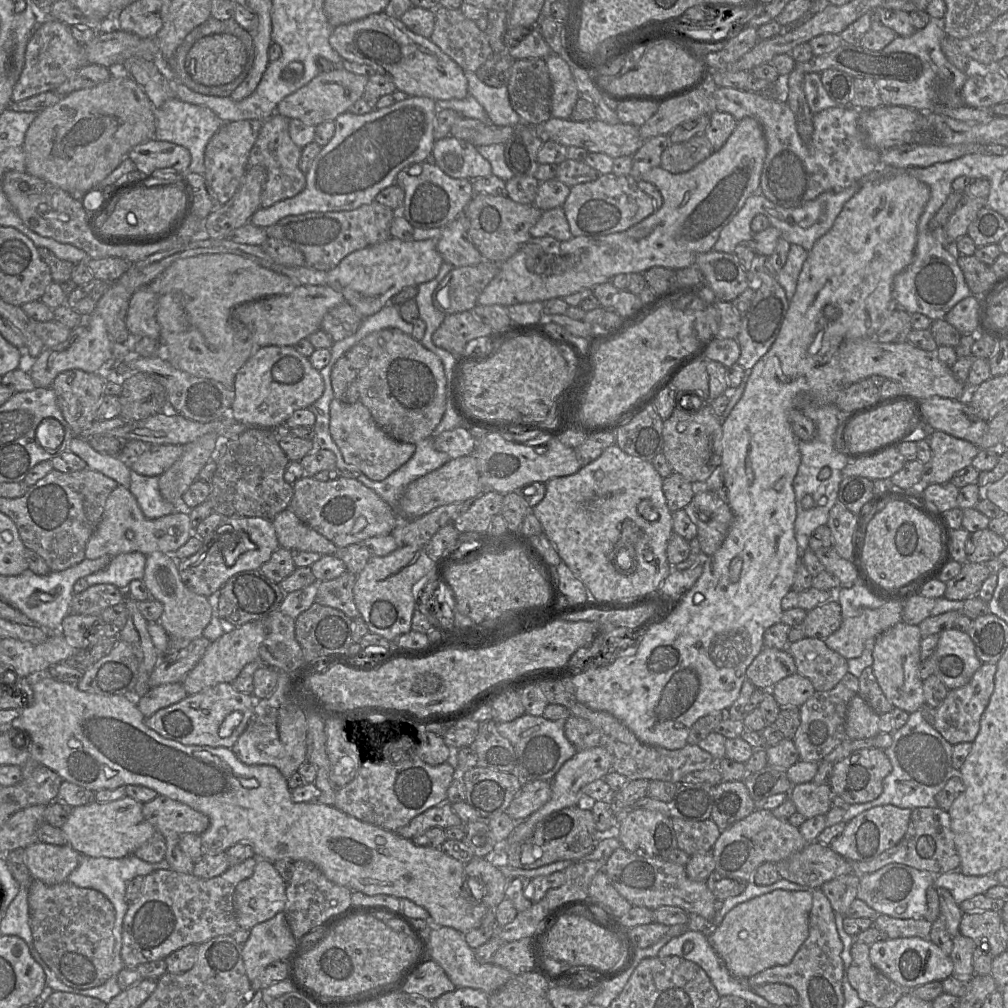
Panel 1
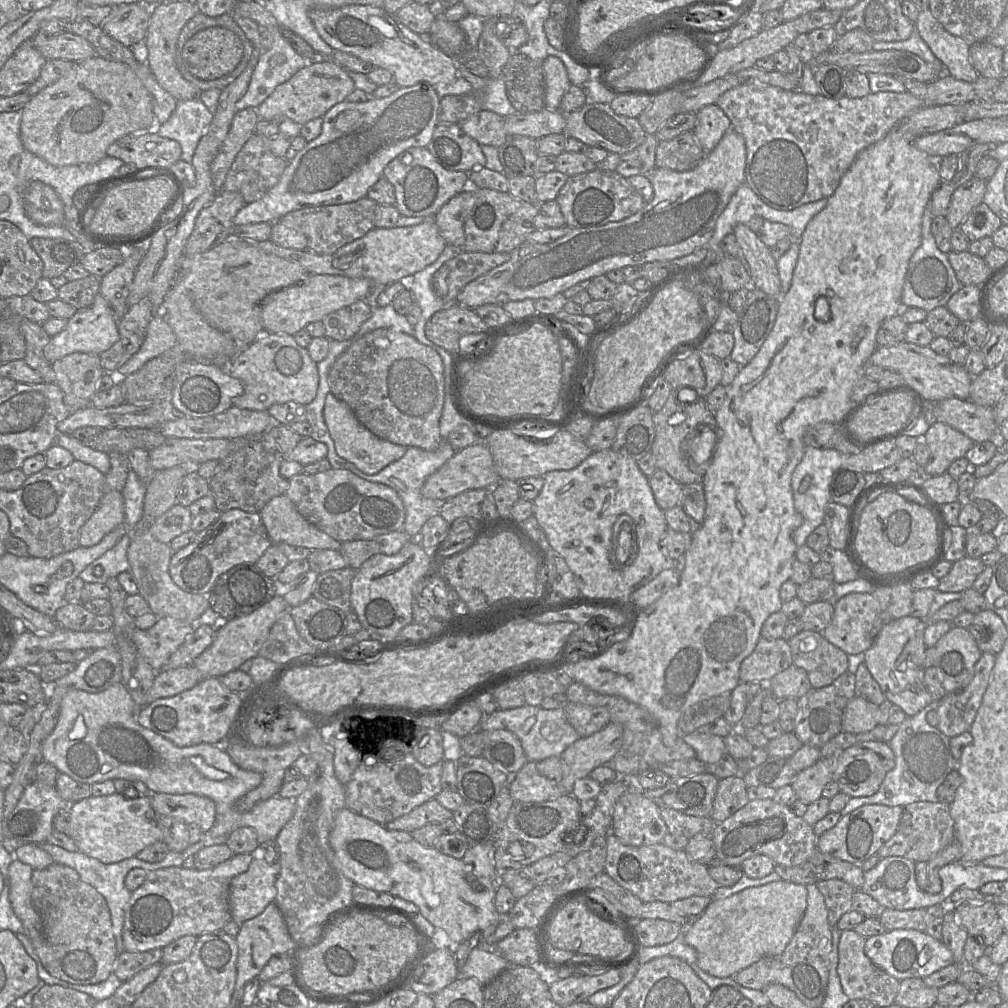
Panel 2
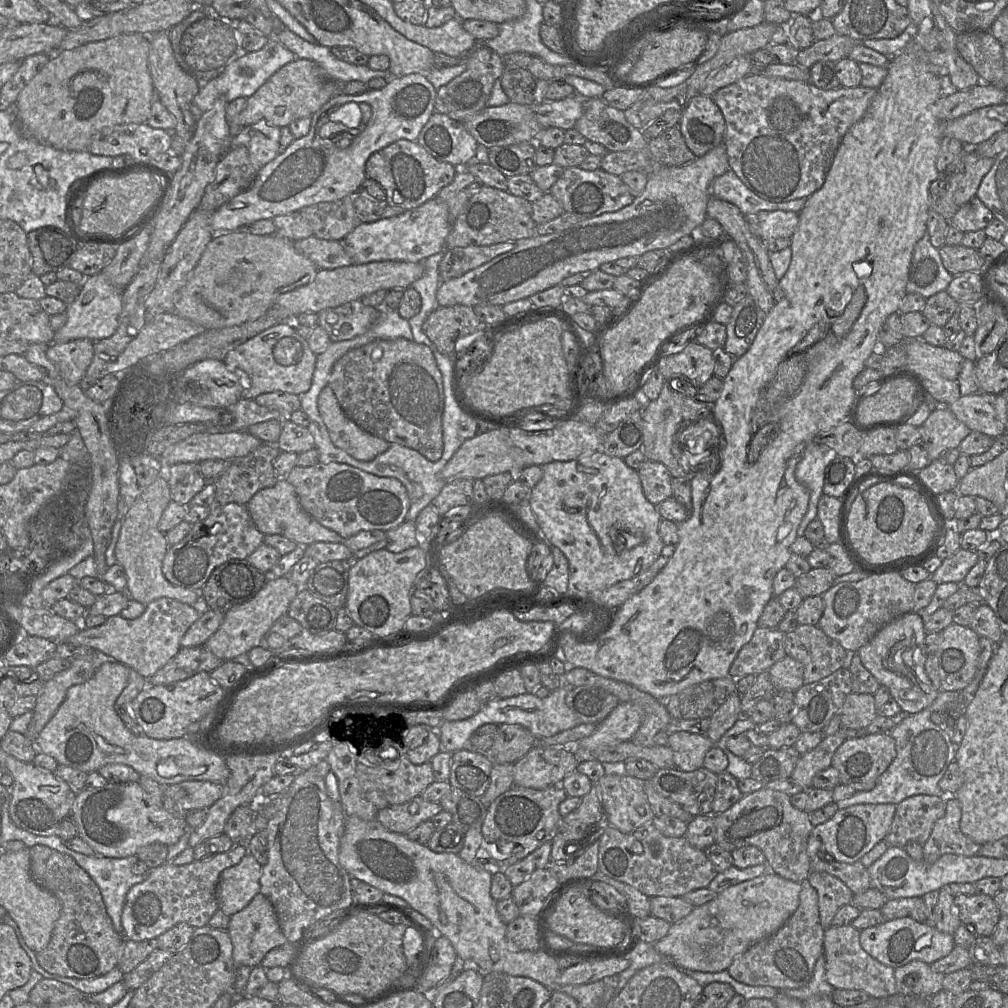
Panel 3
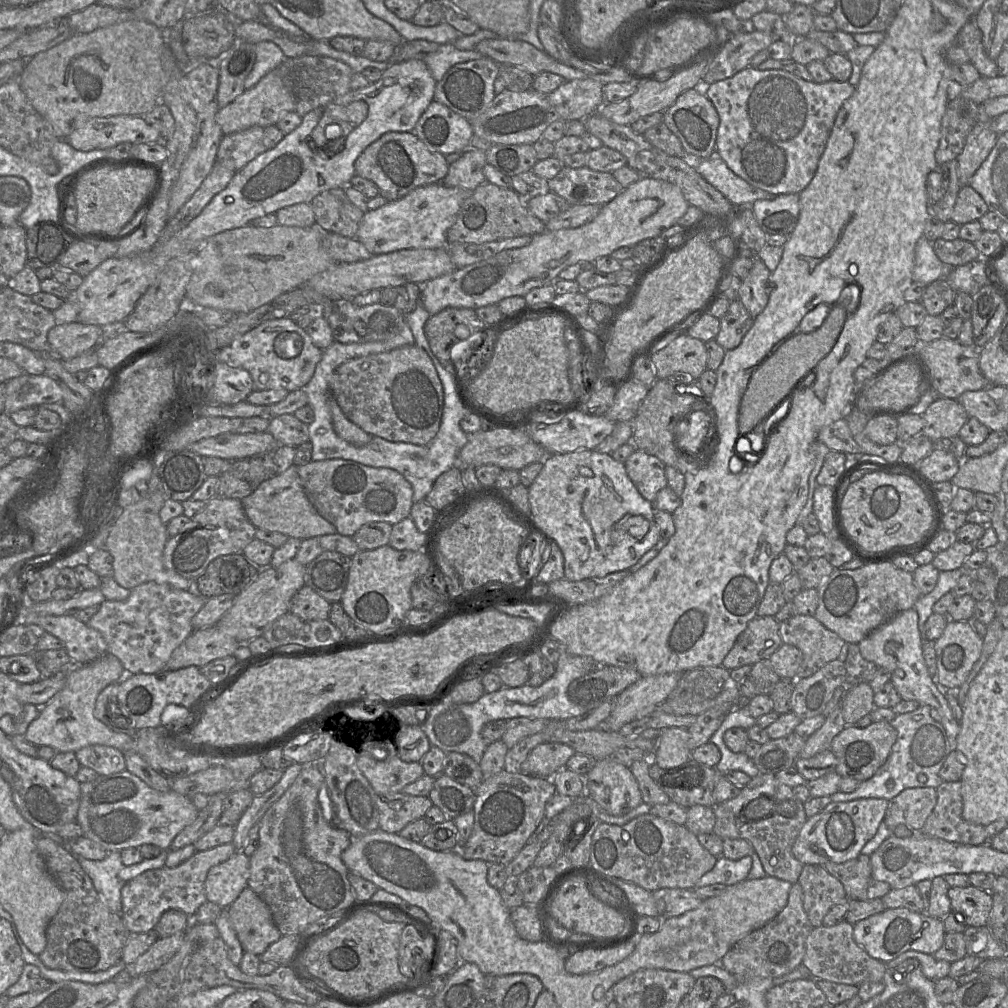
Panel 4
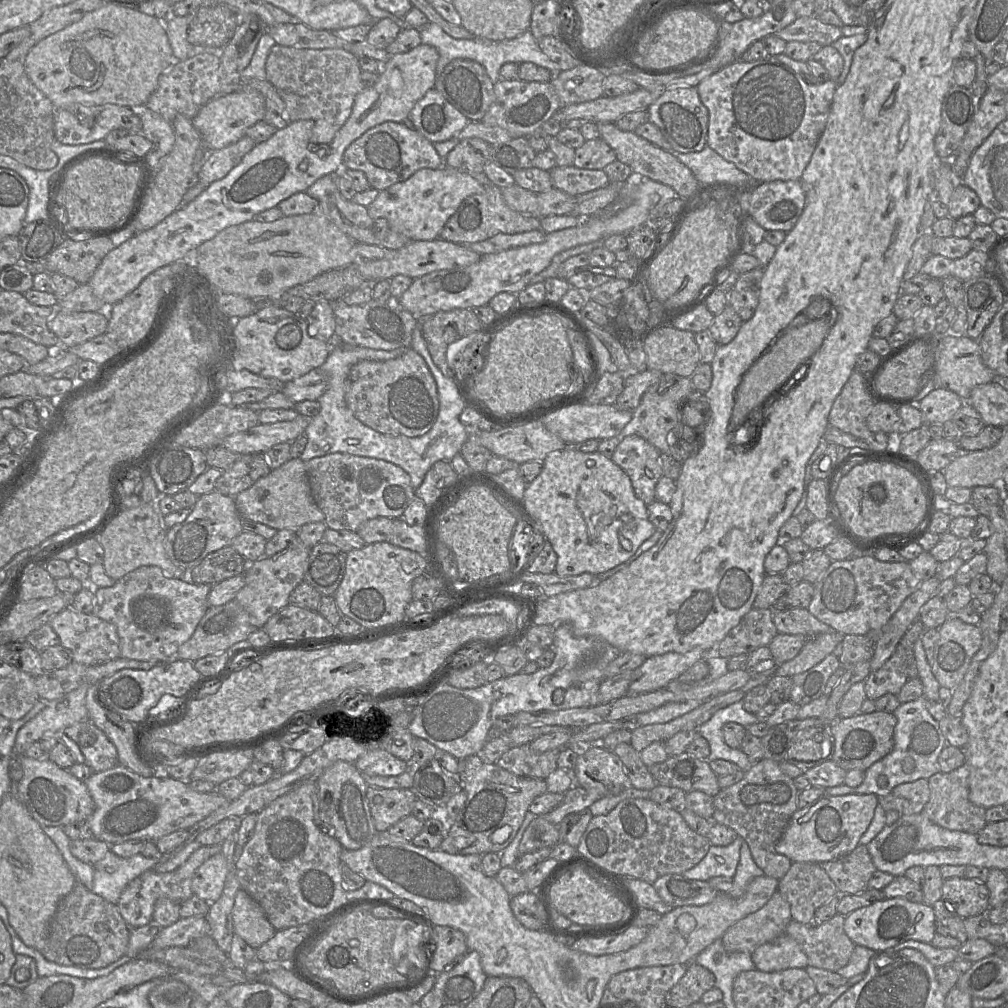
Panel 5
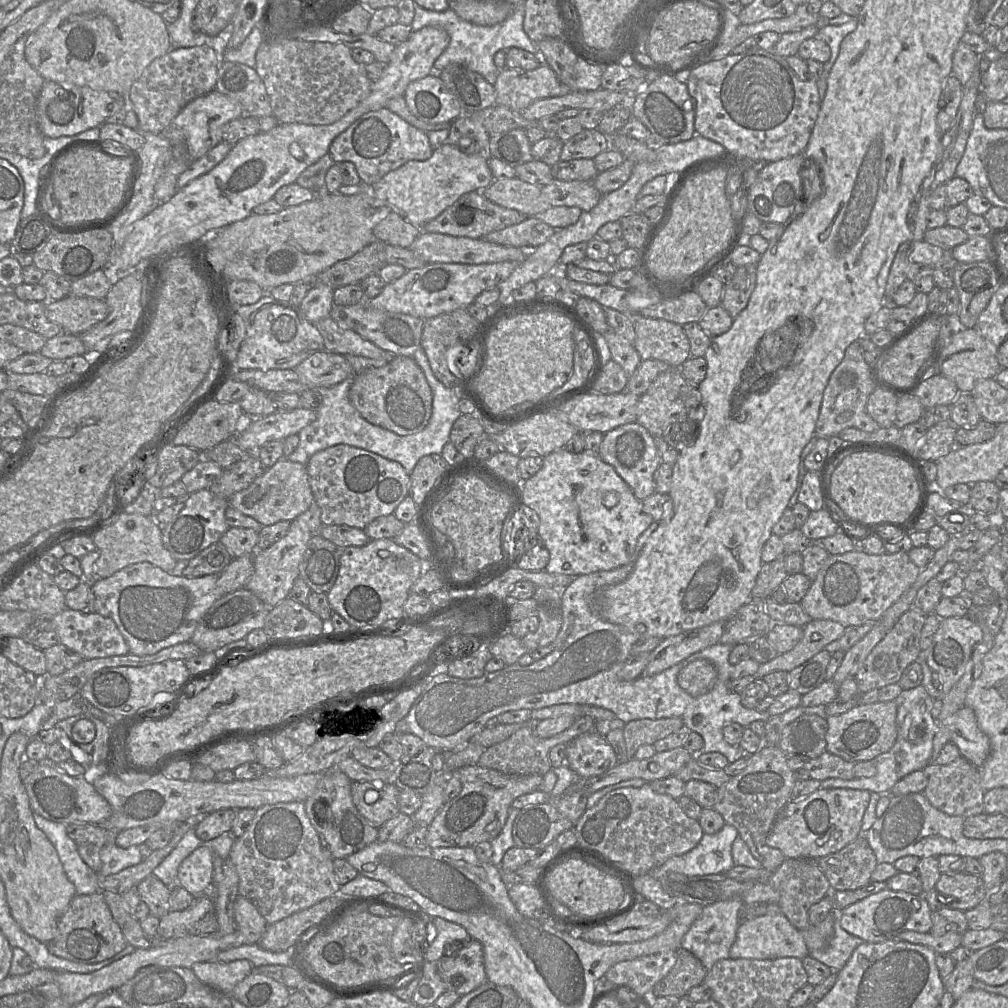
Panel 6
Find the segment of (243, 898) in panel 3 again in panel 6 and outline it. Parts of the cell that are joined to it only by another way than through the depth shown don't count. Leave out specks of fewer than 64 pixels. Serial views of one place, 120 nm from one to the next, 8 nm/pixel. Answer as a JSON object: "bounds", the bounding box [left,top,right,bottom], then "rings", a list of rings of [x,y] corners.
{"bounds":[177,844,213,897],"rings":[[[206,844],[200,845],[179,865],[177,883],[194,897],[207,895],[213,883],[213,855]]]}

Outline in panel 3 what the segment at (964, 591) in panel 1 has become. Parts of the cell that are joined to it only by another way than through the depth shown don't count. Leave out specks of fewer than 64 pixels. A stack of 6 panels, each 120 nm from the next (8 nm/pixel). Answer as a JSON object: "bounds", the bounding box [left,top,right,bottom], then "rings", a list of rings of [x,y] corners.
{"bounds":[931,548,978,584],"rings":[[[960,548],[952,556],[942,560],[942,564],[932,573],[931,579],[936,584],[945,582],[964,583],[965,576],[978,560],[976,551]]]}

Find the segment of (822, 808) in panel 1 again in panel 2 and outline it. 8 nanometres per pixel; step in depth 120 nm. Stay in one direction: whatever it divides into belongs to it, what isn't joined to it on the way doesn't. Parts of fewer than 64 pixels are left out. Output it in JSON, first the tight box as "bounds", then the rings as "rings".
{"bounds":[791,756,837,805],"rings":[[[837,756],[820,757],[810,767],[798,772],[791,786],[802,803],[809,805],[822,797],[824,786],[834,779]]]}

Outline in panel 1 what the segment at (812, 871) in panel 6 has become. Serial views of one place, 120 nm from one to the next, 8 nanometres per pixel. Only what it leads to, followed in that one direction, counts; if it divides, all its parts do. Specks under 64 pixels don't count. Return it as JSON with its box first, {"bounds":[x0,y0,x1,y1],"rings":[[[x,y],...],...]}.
{"bounds":[820,874,860,916],"rings":[[[846,874],[825,882],[820,887],[835,913],[846,916],[850,905],[857,898],[859,880],[860,877],[855,874]]]}

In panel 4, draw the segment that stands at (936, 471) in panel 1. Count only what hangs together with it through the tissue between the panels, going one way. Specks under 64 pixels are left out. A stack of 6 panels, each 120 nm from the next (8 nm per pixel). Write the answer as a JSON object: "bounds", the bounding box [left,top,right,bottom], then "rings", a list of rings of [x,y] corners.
{"bounds":[922,396,969,440],"rings":[[[936,396],[922,415],[922,433],[930,440],[953,438],[958,435],[969,416],[957,399]]]}

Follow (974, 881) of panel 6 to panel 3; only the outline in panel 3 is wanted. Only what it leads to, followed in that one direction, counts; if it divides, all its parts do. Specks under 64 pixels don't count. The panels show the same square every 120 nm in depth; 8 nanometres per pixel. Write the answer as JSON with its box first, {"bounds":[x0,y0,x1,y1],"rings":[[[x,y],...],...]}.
{"bounds":[954,892,1000,937],"rings":[[[980,892],[974,895],[957,894],[954,904],[962,924],[977,937],[991,937],[1000,919],[994,899]]]}

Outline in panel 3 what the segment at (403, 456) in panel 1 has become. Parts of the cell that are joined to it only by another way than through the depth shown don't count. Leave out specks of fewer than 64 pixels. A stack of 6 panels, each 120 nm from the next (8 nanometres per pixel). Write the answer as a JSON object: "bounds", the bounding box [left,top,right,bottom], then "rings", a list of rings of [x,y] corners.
{"bounds":[318,385,391,461],"rings":[[[329,385],[320,392],[318,410],[332,443],[353,458],[371,461],[389,449],[391,443],[365,431],[345,414]]]}

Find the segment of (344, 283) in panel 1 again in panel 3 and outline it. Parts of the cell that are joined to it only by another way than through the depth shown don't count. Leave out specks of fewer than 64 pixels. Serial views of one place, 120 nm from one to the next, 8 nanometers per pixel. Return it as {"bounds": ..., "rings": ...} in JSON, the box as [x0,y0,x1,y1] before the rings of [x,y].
{"bounds":[342,196,451,265],"rings":[[[436,196],[397,216],[360,223],[342,240],[342,246],[351,265],[384,260],[422,262],[446,247],[446,238],[451,229],[448,207]]]}

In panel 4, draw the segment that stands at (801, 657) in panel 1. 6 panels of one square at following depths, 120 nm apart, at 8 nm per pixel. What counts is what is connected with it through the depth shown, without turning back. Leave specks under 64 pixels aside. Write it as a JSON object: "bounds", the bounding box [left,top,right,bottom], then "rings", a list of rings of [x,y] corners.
{"bounds":[779,614,845,678],"rings":[[[796,614],[779,624],[779,633],[783,643],[793,645],[802,652],[797,678],[810,677],[827,663],[838,659],[845,644],[814,616]]]}

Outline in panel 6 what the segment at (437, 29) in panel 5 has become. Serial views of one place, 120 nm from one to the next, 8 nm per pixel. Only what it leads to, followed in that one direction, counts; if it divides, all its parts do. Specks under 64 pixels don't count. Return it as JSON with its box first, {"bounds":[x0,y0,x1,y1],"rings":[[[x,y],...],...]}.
{"bounds":[411,2,538,86],"rings":[[[524,2],[513,5],[513,12],[503,22],[493,26],[480,26],[461,19],[451,8],[444,12],[425,9],[415,3],[415,15],[411,24],[412,31],[418,31],[426,26],[439,27],[447,31],[450,43],[445,51],[436,59],[434,72],[440,73],[446,66],[457,63],[477,72],[493,86],[497,82],[501,70],[494,63],[494,56],[500,50],[511,47],[524,49],[532,54],[538,54],[538,43],[534,43],[523,28]]]}

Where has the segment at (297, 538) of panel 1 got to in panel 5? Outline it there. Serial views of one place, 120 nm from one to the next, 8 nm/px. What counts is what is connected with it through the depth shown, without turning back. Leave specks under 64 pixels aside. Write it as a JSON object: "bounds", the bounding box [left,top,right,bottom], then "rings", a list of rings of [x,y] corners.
{"bounds":[234,458,325,530],"rings":[[[290,458],[280,467],[271,470],[251,487],[237,494],[234,500],[241,518],[276,530],[299,530],[305,524],[325,521],[325,515],[311,494],[305,463],[300,458]]]}

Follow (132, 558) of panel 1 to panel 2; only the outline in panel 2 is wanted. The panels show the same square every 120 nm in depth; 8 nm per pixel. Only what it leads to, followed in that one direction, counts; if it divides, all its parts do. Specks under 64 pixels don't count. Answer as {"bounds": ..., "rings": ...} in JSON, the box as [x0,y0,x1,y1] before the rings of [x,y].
{"bounds":[79,534,130,583],"rings":[[[125,534],[121,540],[104,555],[89,564],[80,574],[79,578],[86,583],[102,583],[111,577],[117,577],[121,572],[128,572],[130,564],[127,551],[130,536]]]}

